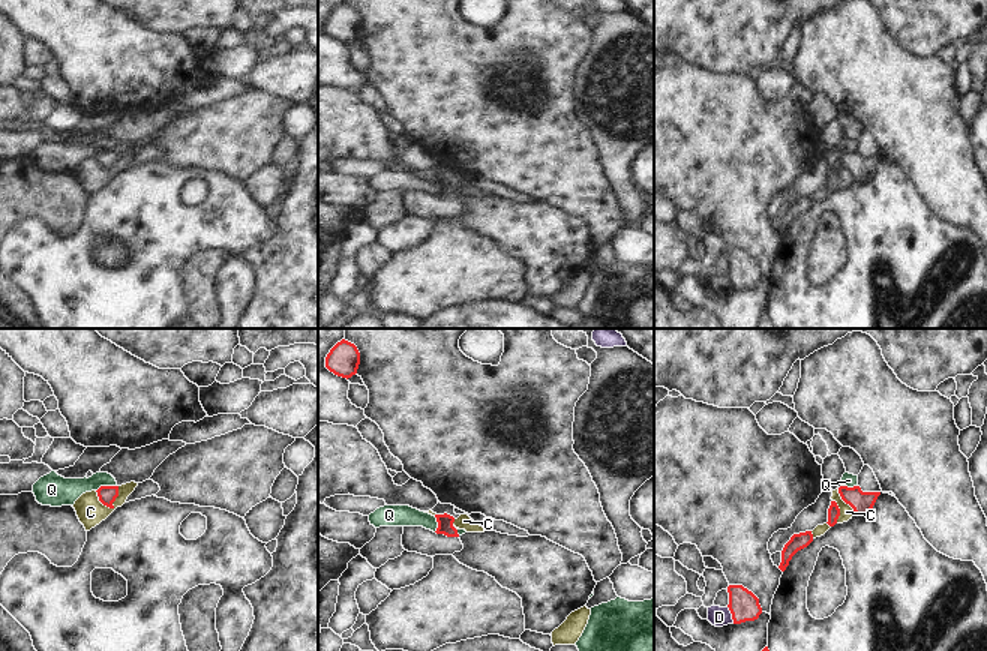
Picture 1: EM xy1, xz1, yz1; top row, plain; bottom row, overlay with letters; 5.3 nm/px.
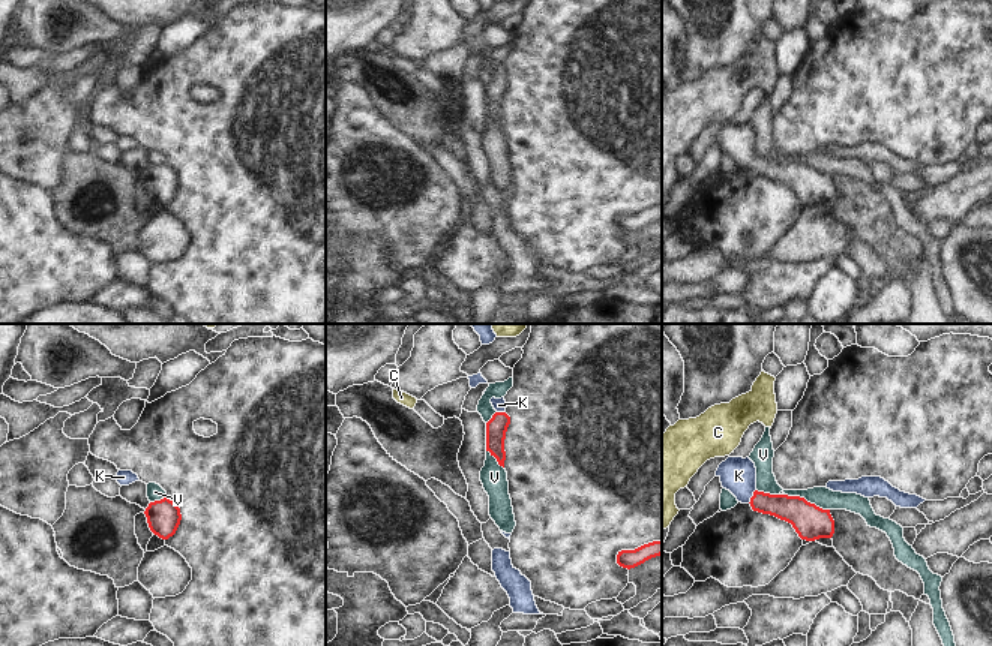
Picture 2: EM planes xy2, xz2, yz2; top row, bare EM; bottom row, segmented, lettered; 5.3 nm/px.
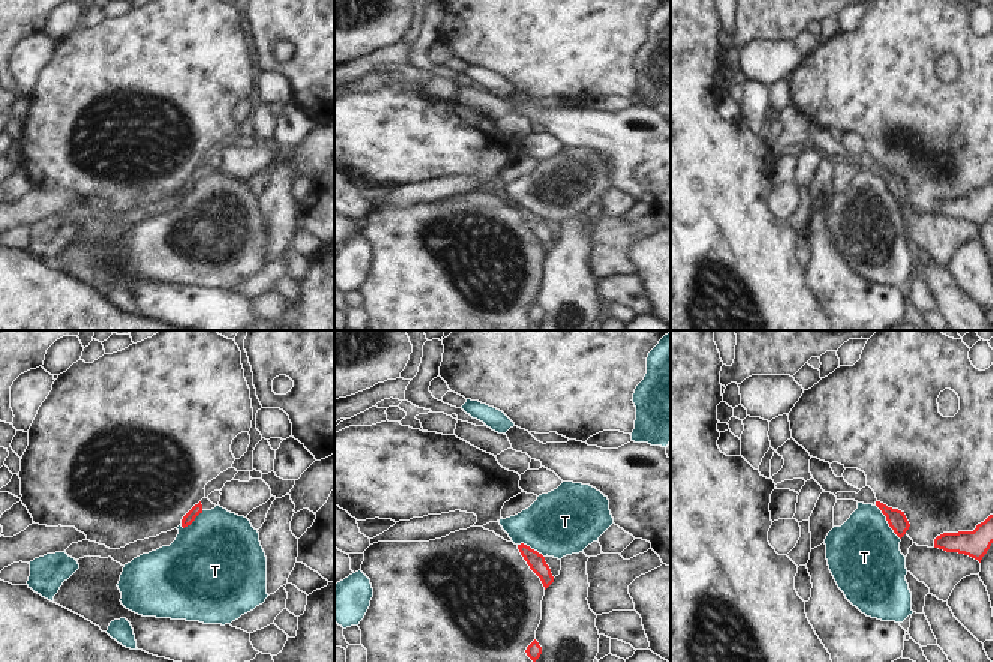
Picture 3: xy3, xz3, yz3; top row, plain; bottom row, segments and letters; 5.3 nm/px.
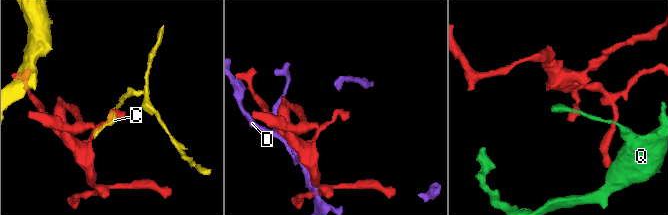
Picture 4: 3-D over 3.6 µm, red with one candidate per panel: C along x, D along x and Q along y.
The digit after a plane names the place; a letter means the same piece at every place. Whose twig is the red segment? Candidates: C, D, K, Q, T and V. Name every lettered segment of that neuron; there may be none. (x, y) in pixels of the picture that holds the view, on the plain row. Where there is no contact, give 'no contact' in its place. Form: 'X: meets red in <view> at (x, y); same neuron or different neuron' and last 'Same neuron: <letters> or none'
C: meets red in xy1 at (102, 167); different neuron
D: meets red in yz1 at (731, 276); different neuron
K: meets red in yz2 at (752, 161); same neuron
Q: meets red in xy1 at (105, 150); different neuron
T: meets red in yz3 at (888, 186); different neuron
V: meets red in yz2 at (806, 165); different neuron
Same neuron: K

